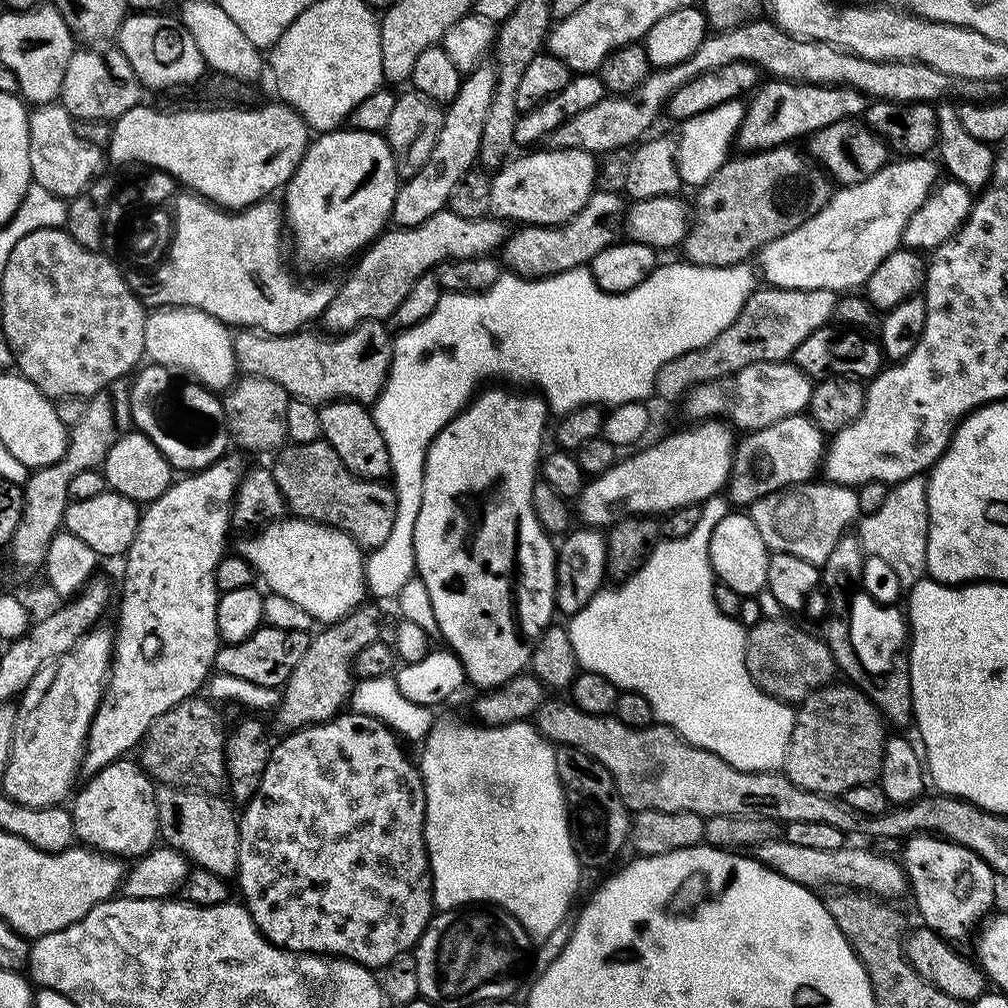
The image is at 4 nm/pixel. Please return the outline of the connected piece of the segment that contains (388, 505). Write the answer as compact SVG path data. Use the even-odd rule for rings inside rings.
M322 438L305 444L289 443L275 453L276 461L270 464L274 474L274 482L278 482L278 490L282 490L287 511L293 517L302 520L316 520L319 524L328 524L346 533L361 549L371 550L382 546L394 527L394 510L396 494L387 483L378 480L363 480L355 476L346 466L342 466L342 458L334 454L334 450Z

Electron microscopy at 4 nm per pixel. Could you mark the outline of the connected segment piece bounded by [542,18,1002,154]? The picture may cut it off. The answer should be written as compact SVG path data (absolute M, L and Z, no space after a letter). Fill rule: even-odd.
M749 19L735 28L713 31L704 39L702 46L698 46L698 50L694 50L694 54L686 58L686 62L678 62L678 66L655 69L648 75L646 82L642 82L642 86L638 86L632 92L605 95L603 100L594 102L590 110L581 110L579 114L574 114L574 118L562 122L558 130L550 130L550 134L542 141L543 147L586 150L593 154L601 154L600 152L616 152L627 144L635 145L652 132L652 123L659 118L660 112L662 116L674 90L686 86L690 78L706 74L706 70L718 70L718 66L726 66L735 60L750 62L760 69L761 73L778 80L793 80L796 84L850 86L873 101L892 100L896 104L979 104L997 99L1001 95L1002 84L998 80L958 78L954 74L942 74L942 70L934 70L930 66L914 62L882 62L858 58L824 42L799 40L796 36L786 34L786 30L777 27L769 19L756 19Z

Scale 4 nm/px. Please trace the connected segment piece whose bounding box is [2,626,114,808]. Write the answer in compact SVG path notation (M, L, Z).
M104 627L90 629L66 654L43 664L18 696L14 738L2 792L22 806L55 808L63 805L73 791L76 771L79 773L82 768L90 722L104 697L112 662L114 632L111 627Z

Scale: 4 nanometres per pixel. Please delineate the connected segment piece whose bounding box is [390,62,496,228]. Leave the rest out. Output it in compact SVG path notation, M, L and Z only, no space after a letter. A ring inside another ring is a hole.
M485 62L474 71L467 73L458 86L458 94L444 108L442 130L438 130L438 142L430 150L430 158L422 165L418 174L407 177L397 187L391 223L397 228L409 228L434 218L434 214L445 211L448 207L450 190L454 190L458 178L473 171L482 146L482 130L486 127L486 110L490 110L492 90L496 86L496 69Z

